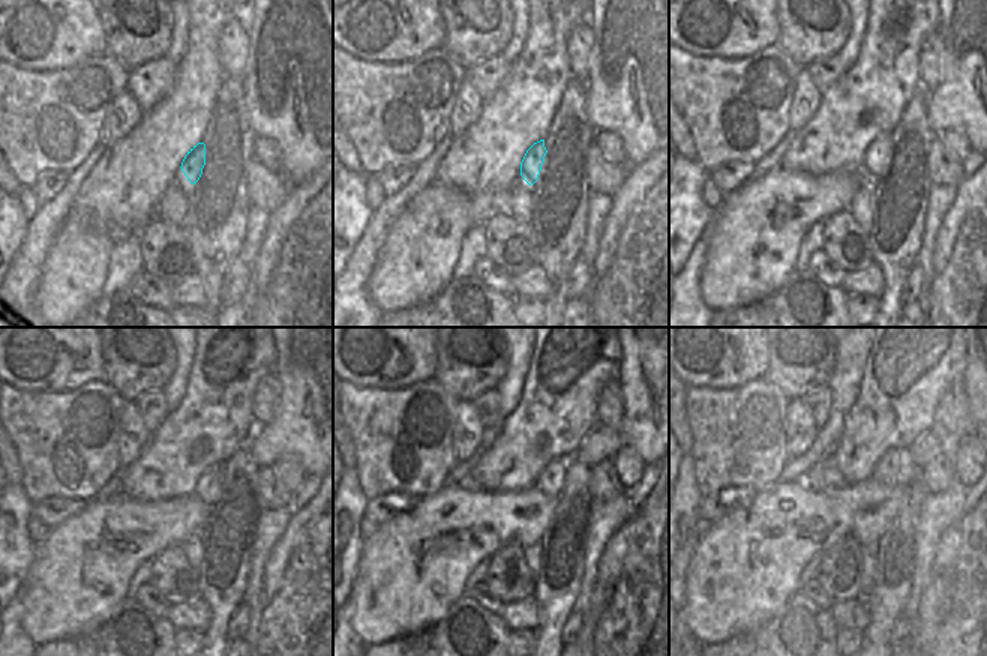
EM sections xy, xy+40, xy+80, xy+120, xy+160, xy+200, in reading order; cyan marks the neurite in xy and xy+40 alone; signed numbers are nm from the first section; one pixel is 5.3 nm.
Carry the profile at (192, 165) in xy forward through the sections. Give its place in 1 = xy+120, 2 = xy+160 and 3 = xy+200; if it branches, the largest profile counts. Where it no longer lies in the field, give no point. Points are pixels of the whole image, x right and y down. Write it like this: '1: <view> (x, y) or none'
1: xy+120 (209, 485)
2: xy+160 (551, 479)
3: xy+200 (896, 467)

